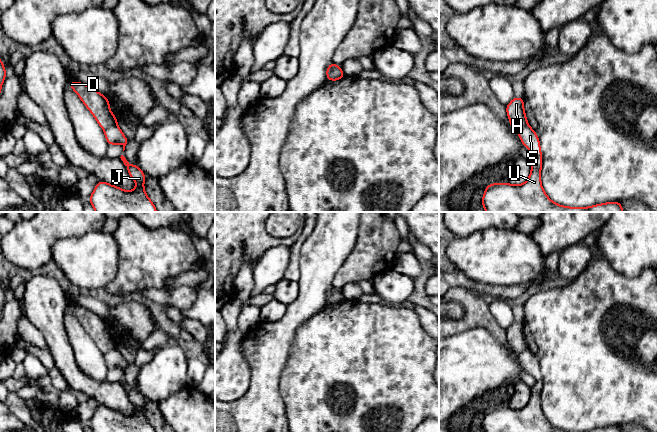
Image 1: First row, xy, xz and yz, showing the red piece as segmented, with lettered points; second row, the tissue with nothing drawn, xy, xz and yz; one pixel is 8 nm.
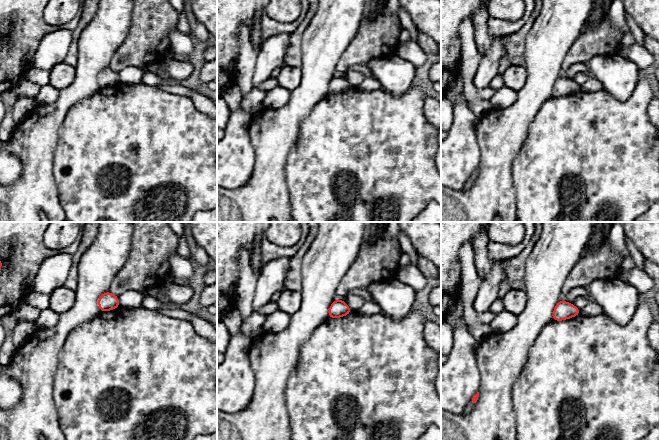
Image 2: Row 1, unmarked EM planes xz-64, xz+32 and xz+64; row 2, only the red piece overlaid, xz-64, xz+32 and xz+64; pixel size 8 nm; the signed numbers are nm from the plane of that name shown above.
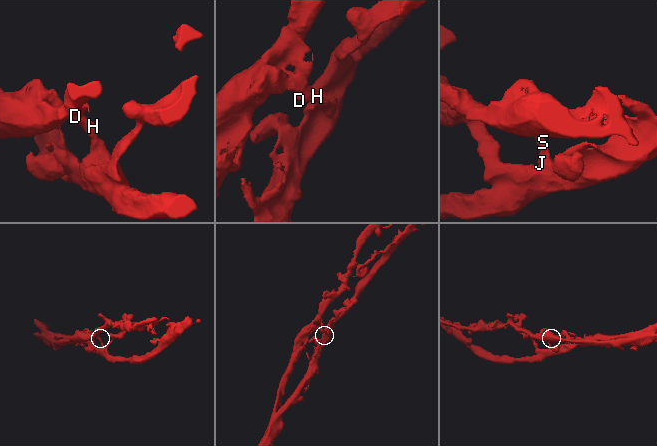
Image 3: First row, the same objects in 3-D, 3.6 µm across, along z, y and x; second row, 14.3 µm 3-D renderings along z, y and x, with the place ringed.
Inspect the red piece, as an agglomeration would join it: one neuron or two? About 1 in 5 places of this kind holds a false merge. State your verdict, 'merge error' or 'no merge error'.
merge error

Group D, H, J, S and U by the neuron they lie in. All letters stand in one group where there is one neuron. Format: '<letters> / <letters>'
D H / J S U

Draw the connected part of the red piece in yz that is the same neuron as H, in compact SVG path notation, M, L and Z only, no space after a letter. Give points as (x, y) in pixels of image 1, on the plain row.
M514 321L505 332L509 347L514 354L519 355L524 350L528 349L523 321Z

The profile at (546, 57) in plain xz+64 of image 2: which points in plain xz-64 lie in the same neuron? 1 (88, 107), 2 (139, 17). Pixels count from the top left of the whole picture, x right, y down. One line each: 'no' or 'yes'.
1: no
2: no

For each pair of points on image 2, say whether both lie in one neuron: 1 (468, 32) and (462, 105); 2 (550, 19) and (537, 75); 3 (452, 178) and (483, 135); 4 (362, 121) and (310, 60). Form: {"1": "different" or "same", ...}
{"1": "different", "2": "same", "3": "different", "4": "different"}

